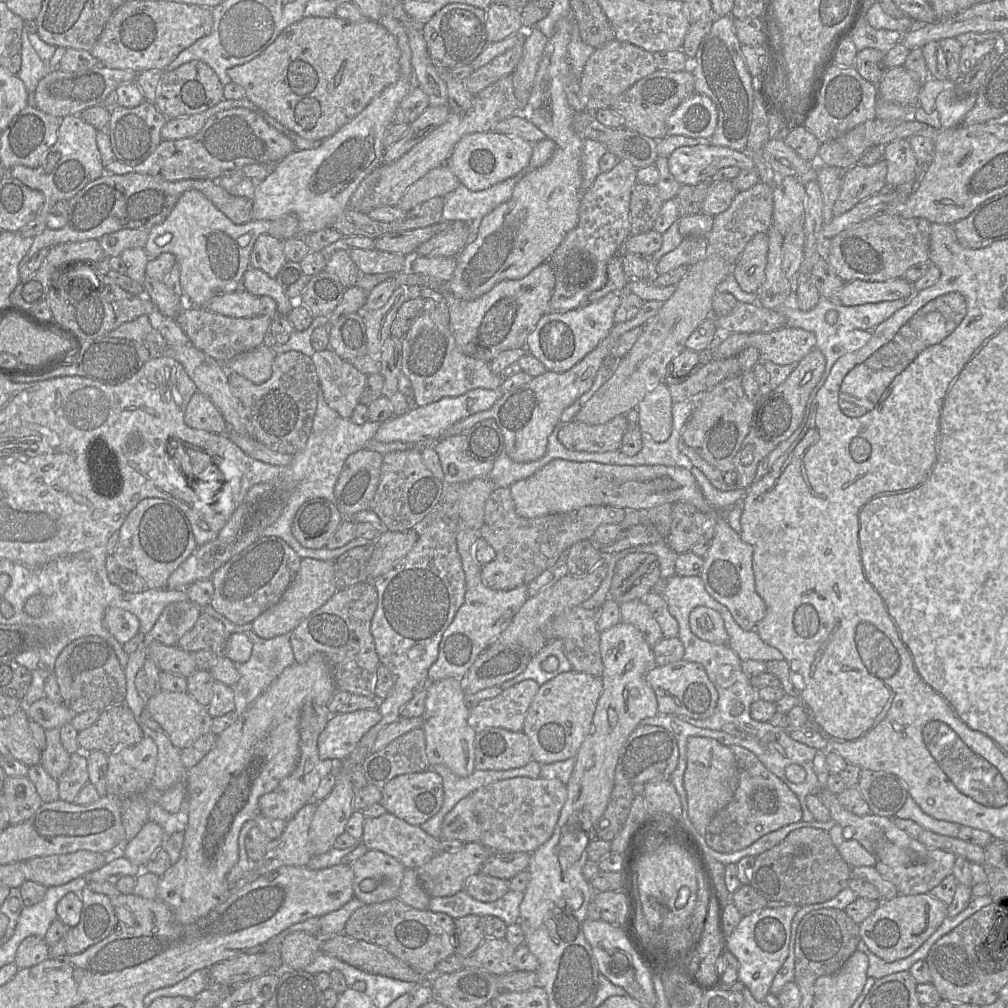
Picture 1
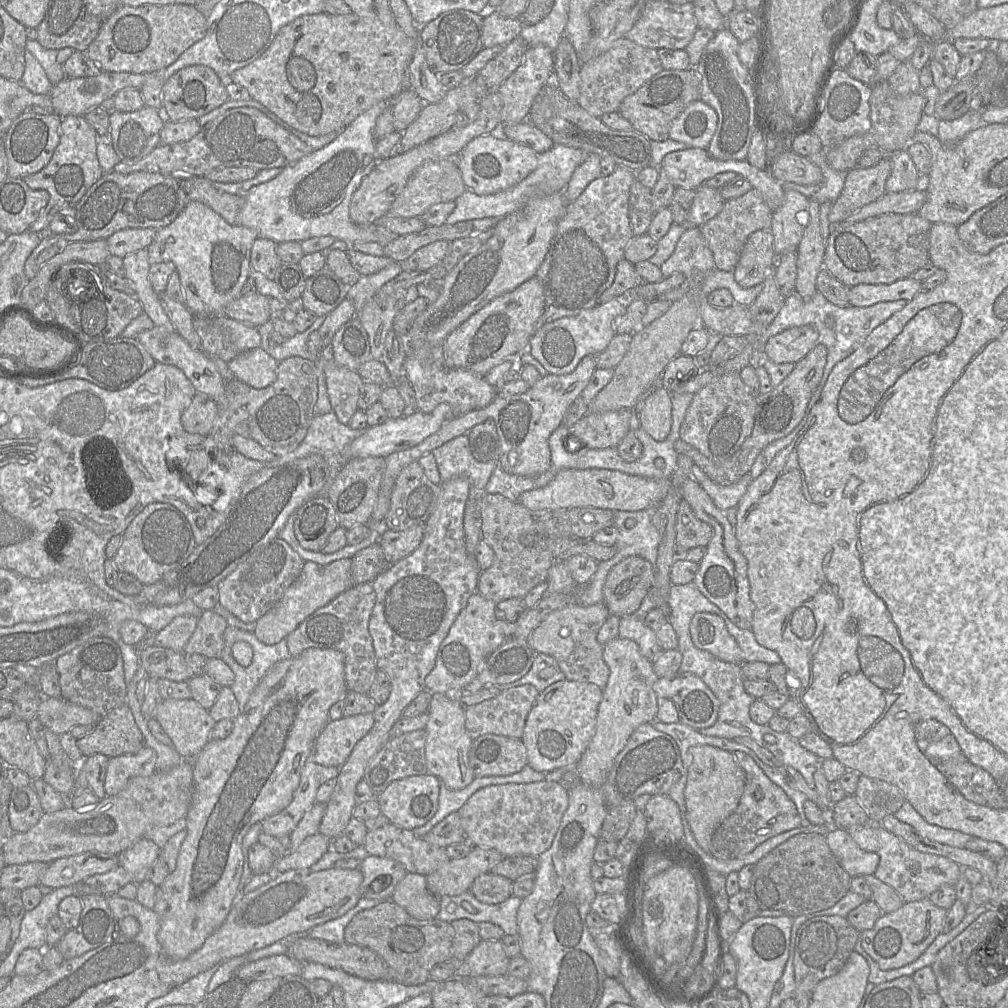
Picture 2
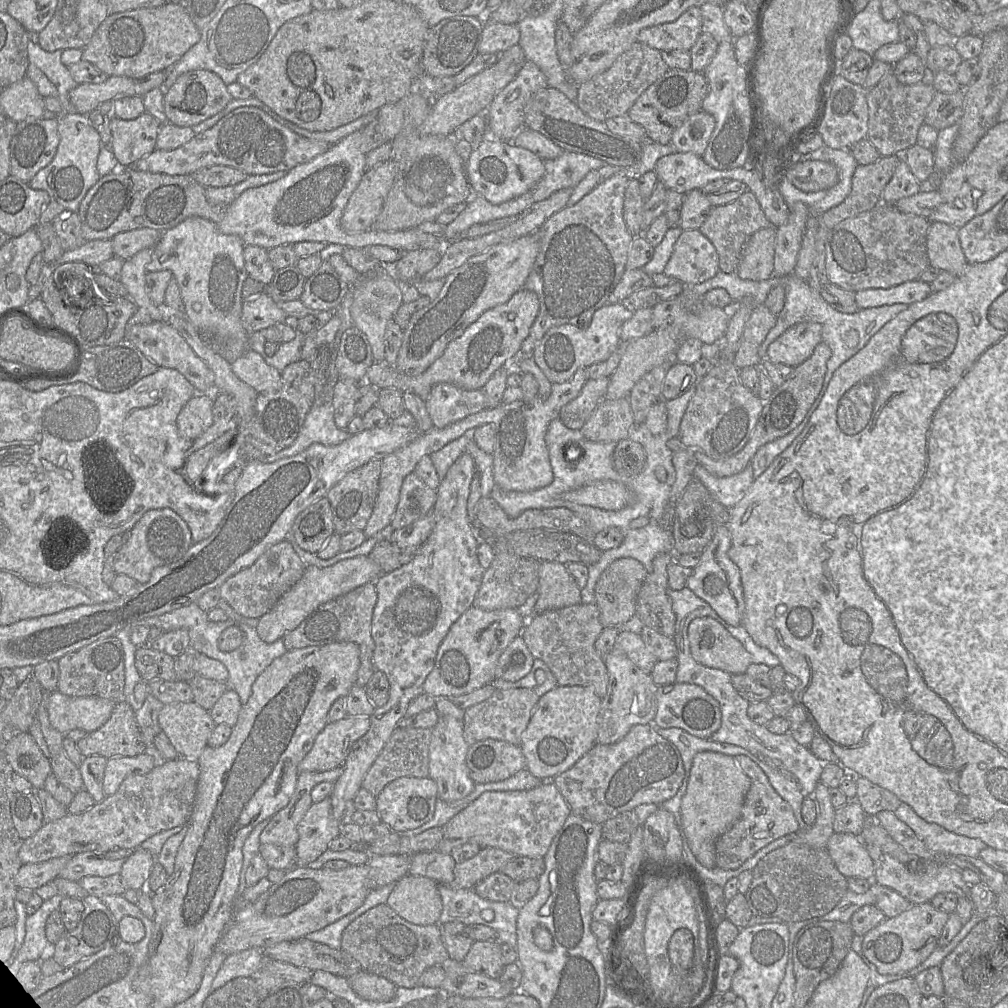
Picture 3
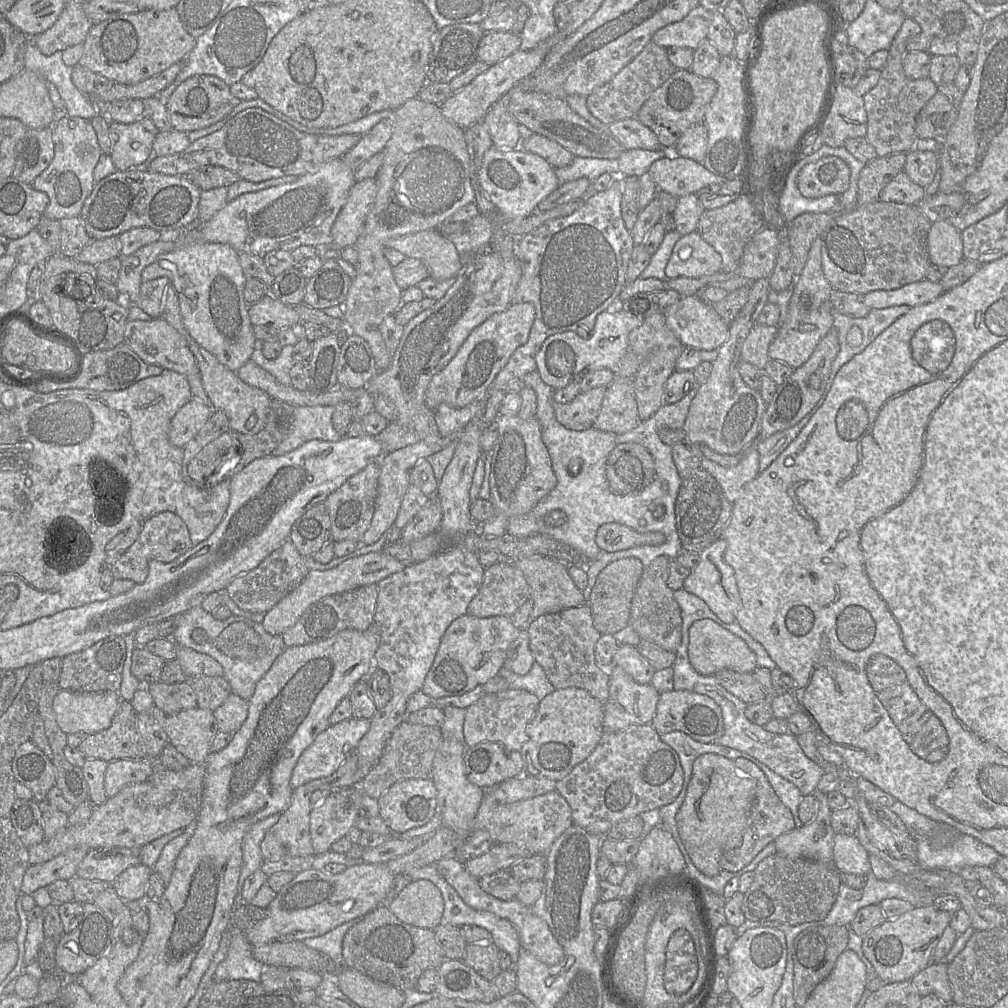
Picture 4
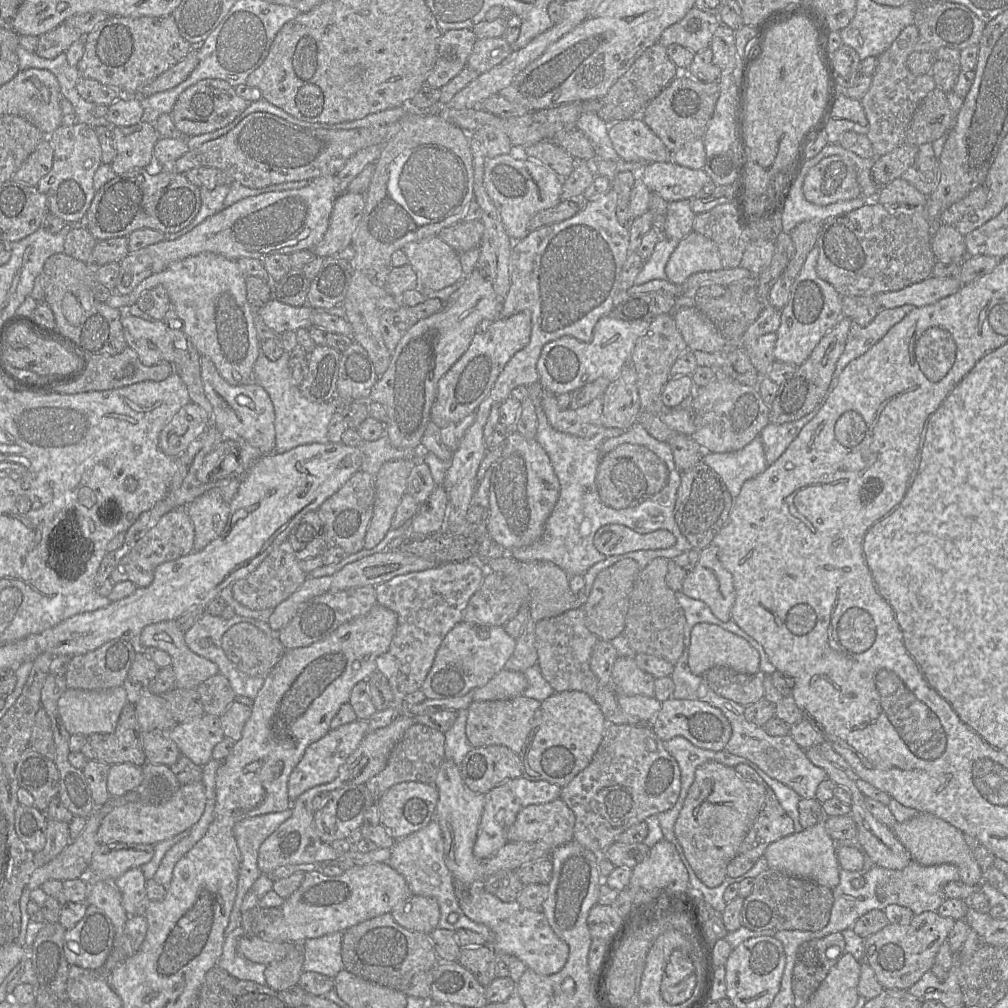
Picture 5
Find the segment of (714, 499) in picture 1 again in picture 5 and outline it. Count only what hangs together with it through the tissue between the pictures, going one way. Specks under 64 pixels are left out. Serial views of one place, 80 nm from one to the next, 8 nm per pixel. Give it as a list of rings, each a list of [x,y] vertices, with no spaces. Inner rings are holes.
[[[760,436],[737,451],[704,452],[702,461],[721,477],[733,499],[739,495],[745,481],[768,467]]]

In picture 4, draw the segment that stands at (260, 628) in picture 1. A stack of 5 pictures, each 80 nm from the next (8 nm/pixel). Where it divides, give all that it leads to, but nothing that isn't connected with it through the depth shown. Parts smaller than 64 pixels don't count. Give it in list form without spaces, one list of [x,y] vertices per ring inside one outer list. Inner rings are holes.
[[[380,551],[349,559],[330,570],[310,570],[293,591],[287,594],[265,614],[262,626],[266,632],[273,636],[282,635],[297,623],[310,605],[320,599],[326,596],[353,591],[365,585],[377,584],[384,578],[403,570],[405,567],[406,565],[402,562]]]

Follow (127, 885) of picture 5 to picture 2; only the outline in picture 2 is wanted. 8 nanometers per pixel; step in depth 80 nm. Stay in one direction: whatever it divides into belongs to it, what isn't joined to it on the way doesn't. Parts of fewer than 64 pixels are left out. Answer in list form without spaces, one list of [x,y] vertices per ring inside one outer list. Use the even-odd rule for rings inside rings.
[[[143,836],[120,853],[119,865],[132,876],[133,882],[138,885],[147,878],[147,873],[160,852],[161,848]]]

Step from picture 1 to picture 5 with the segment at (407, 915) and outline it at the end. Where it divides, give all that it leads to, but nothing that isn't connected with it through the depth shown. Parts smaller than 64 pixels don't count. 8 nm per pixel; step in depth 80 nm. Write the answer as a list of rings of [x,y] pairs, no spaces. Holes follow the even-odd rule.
[[[391,913],[366,920],[343,932],[341,956],[346,971],[401,992],[409,987],[414,976],[432,972],[439,963],[429,934],[403,928]]]

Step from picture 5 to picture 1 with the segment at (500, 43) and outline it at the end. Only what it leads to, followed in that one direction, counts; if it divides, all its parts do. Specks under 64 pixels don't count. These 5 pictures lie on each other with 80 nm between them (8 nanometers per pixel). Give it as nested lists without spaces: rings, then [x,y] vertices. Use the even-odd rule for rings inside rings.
[[[491,3],[486,9],[486,34],[488,43],[503,40],[524,31],[521,13],[506,4]]]

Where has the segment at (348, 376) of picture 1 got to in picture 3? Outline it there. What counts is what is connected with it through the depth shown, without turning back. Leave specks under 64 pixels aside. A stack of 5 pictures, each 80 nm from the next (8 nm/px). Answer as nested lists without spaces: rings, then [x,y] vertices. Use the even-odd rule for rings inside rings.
[[[338,378],[333,387],[332,406],[334,421],[338,428],[347,429],[349,422],[355,416],[359,383],[349,379]]]

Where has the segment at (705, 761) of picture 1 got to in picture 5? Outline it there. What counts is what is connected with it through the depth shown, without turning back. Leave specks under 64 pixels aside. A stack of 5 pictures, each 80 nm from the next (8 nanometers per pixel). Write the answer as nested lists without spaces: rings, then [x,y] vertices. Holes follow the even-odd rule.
[[[710,761],[696,769],[674,833],[690,866],[704,885],[714,888],[724,881],[728,864],[737,854],[764,802],[763,787],[741,778],[733,767]]]

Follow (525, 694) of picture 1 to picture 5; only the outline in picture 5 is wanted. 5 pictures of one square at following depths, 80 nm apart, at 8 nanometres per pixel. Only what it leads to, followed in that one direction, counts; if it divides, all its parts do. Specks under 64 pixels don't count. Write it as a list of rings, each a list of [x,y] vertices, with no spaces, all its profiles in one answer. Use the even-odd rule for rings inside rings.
[[[518,695],[509,699],[473,701],[467,708],[466,736],[472,747],[503,745],[520,754],[541,702]]]

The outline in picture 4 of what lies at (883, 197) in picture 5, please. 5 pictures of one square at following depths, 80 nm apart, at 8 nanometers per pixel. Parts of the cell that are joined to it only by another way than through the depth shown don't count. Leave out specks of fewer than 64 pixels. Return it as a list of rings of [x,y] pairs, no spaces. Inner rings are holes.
[[[901,171],[880,192],[879,200],[906,205],[918,205],[926,197],[925,189]]]

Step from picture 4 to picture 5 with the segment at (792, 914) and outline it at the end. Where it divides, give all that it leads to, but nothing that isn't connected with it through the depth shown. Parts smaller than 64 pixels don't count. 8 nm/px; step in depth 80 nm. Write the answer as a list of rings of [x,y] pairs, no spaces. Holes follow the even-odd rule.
[[[767,868],[755,879],[751,894],[744,899],[740,912],[741,926],[774,937],[777,931],[819,931],[829,922],[834,903],[833,890],[806,878],[789,876]]]

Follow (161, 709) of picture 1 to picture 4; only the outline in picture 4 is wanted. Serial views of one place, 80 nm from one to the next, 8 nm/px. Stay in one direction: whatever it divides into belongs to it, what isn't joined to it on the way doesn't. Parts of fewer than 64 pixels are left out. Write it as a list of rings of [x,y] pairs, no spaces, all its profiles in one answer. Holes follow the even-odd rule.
[[[199,707],[166,716],[164,730],[178,752],[199,764],[204,764],[218,732],[213,711]]]

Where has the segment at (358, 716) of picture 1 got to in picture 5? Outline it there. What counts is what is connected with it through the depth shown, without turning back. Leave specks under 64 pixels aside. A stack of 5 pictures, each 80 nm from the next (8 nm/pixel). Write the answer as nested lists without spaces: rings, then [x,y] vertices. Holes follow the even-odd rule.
[[[356,720],[351,723],[342,725],[337,729],[329,730],[329,732],[321,739],[310,744],[307,747],[302,759],[294,768],[289,777],[288,796],[290,799],[290,806],[291,802],[293,802],[297,797],[299,797],[302,793],[309,790],[310,788],[326,784],[334,780],[339,773],[339,768],[346,762],[347,758],[356,750],[360,742],[368,733],[368,721]]]

